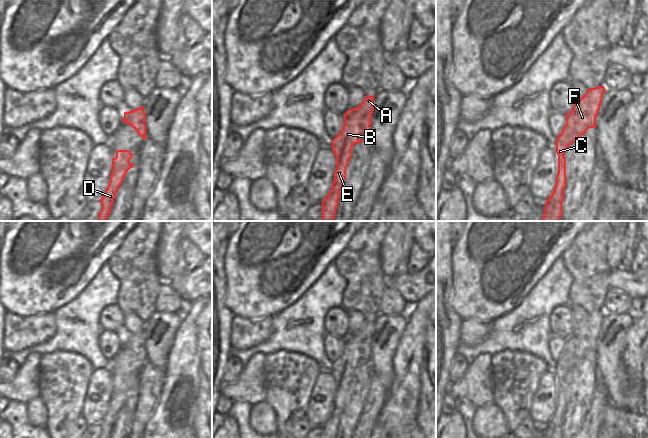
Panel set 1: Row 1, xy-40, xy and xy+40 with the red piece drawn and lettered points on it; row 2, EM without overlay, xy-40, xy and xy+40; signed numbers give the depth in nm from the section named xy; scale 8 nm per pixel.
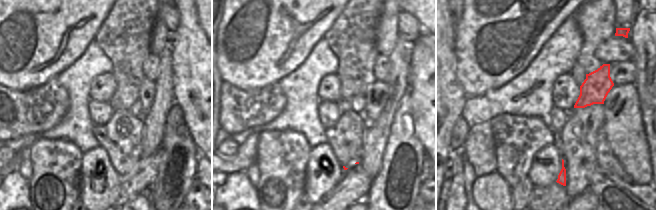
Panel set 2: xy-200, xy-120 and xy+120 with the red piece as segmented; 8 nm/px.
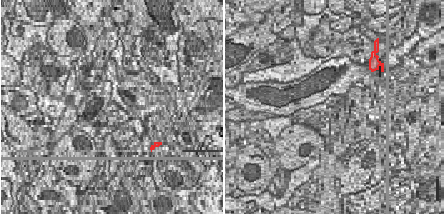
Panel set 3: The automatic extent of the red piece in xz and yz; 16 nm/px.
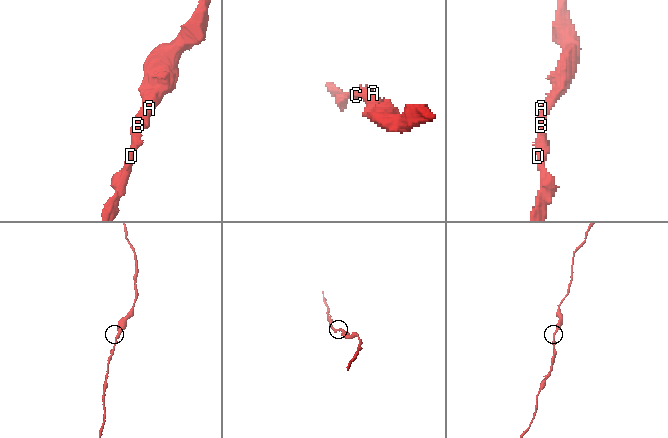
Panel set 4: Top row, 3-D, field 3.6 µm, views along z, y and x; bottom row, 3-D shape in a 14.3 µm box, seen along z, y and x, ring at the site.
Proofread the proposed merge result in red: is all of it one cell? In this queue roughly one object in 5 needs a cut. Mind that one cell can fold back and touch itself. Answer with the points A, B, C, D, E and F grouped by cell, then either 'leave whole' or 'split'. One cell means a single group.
groups A B C D E F; leave whole

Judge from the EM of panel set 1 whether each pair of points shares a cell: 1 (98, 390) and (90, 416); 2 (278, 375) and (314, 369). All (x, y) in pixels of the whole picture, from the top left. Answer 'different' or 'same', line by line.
1: same
2: same

